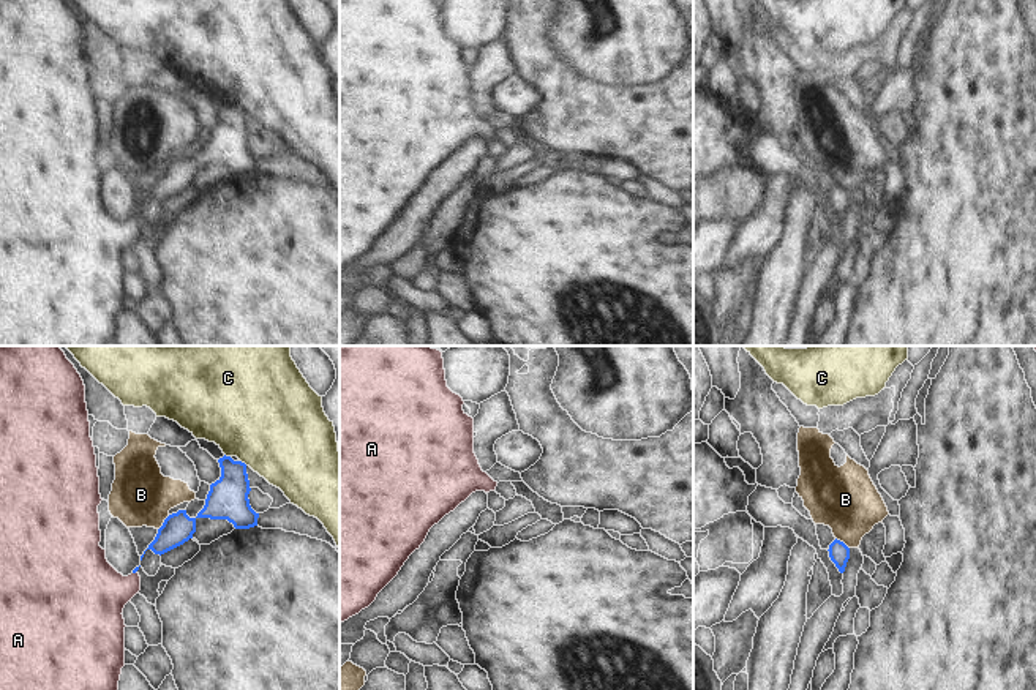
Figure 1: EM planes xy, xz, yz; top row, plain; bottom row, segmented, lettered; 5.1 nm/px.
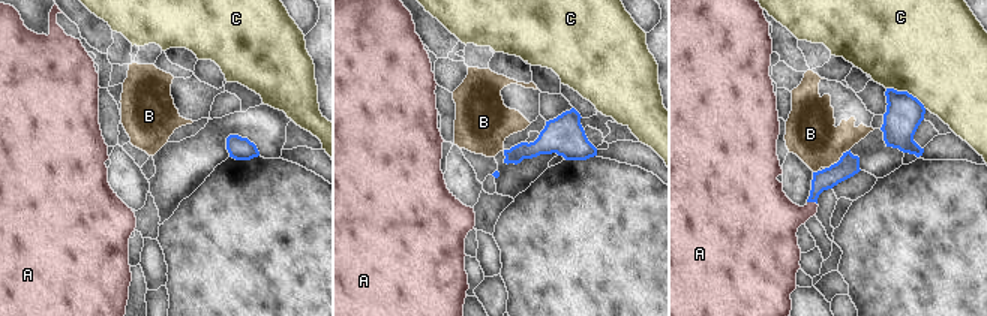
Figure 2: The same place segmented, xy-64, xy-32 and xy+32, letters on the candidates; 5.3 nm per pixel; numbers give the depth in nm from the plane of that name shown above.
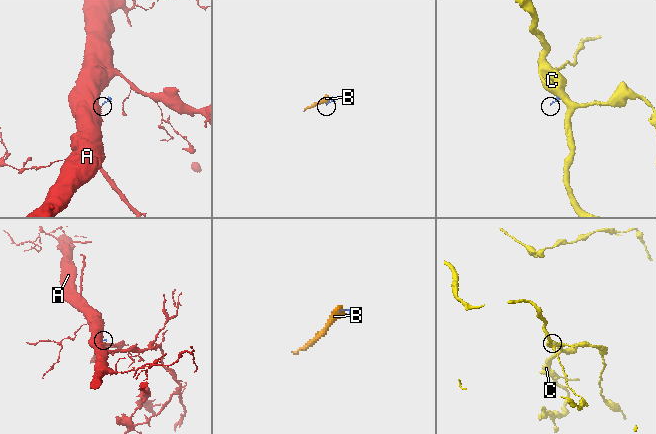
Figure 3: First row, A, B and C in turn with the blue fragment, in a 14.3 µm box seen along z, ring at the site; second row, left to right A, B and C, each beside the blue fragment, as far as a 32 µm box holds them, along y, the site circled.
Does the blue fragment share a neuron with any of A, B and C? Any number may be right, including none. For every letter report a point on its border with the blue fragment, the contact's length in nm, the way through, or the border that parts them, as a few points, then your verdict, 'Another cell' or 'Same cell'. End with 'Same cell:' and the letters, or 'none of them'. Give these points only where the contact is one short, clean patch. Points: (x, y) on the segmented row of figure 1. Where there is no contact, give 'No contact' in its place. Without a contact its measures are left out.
A: Touches blue at xy (135, 572). Shared border 30 nm. Path across: xy (136, 569), (135, 572), (120, 589), (90, 592). Same cell
B: Touches blue at xy (163, 523). Shared border 100 nm. Boundary: xy (169, 515), (158, 529). Another cell
C: Touches blue at xy (243, 463). Shared border 50 nm. Boundary: xy (240, 460), (247, 464). Another cell
Same cell: A

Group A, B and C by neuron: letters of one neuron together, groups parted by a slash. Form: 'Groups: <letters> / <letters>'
Groups: A / B / C

